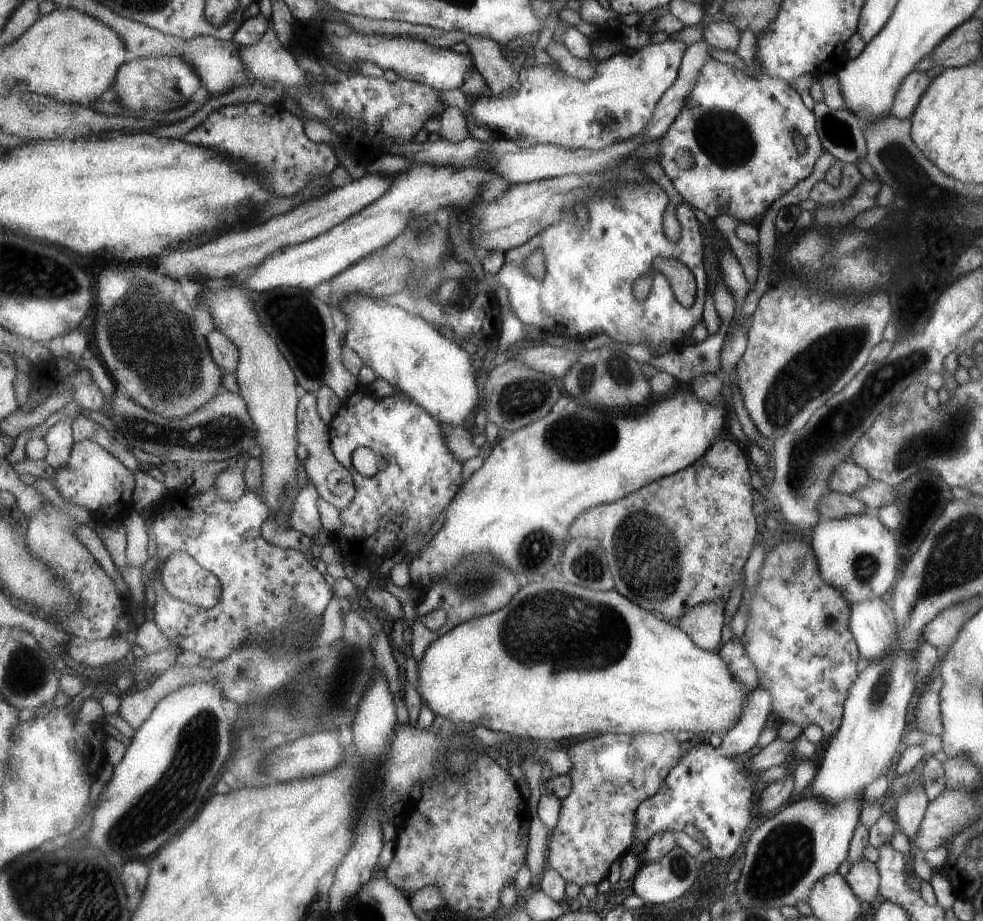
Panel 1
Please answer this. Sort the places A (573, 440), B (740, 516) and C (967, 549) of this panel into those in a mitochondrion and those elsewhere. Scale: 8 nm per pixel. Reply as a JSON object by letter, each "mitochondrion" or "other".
{"A":"mitochondrion","B":"other","C":"mitochondrion"}

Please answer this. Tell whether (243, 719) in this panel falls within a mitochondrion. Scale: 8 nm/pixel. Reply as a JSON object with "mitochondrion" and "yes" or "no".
{"mitochondrion":"yes"}

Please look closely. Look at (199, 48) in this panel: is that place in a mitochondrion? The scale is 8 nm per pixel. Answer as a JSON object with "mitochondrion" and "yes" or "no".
{"mitochondrion":"no"}

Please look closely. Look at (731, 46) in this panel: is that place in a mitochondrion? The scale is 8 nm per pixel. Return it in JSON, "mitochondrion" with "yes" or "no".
{"mitochondrion":"no"}

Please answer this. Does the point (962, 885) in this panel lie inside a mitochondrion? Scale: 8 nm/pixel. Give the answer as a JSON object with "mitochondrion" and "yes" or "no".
{"mitochondrion":"no"}

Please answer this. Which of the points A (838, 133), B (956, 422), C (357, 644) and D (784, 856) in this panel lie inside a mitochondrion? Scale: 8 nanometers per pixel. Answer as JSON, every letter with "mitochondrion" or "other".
{"A":"mitochondrion","B":"mitochondrion","C":"mitochondrion","D":"mitochondrion"}

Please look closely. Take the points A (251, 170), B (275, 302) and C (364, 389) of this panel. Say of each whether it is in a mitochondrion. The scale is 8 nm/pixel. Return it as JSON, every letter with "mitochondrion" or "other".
{"A":"other","B":"other","C":"other"}

